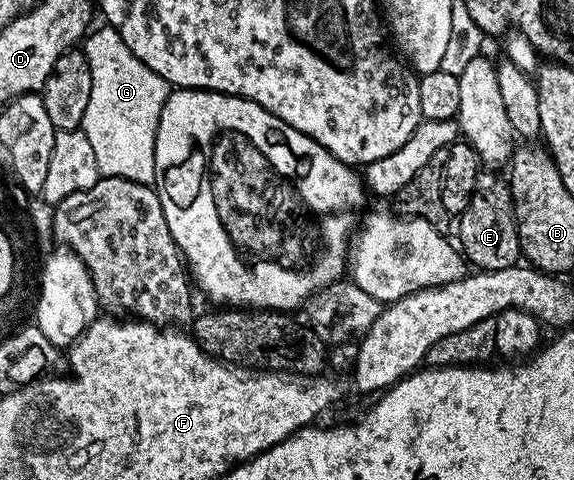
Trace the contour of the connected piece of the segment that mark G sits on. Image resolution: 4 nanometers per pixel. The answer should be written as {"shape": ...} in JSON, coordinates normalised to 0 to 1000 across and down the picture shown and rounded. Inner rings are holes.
{"shape":[[[167,56],[141,92],[155,129],[155,154],[162,154],[162,188],[155,188],[155,221],[148,221],[141,273],[155,288],[155,304],[162,304],[174,369],[202,367],[268,385],[270,281],[280,229],[301,183],[235,119],[200,58],[178,56]]]}

